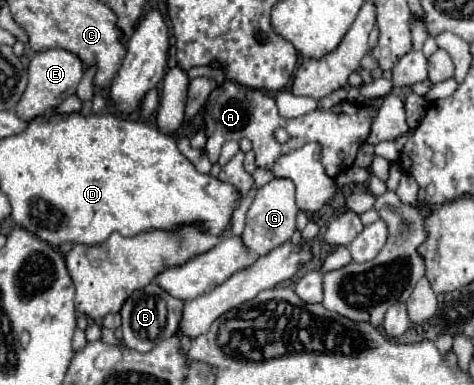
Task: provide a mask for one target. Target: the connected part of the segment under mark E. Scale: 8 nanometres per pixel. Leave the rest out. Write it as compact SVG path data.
M60 48L38 52L28 64L28 86L26 86L20 102L16 104L16 116L20 120L28 122L28 120L34 120L34 118L50 112L64 98L68 98L76 92L76 86L78 86L82 74L84 74L84 64L72 52L60 50Z

